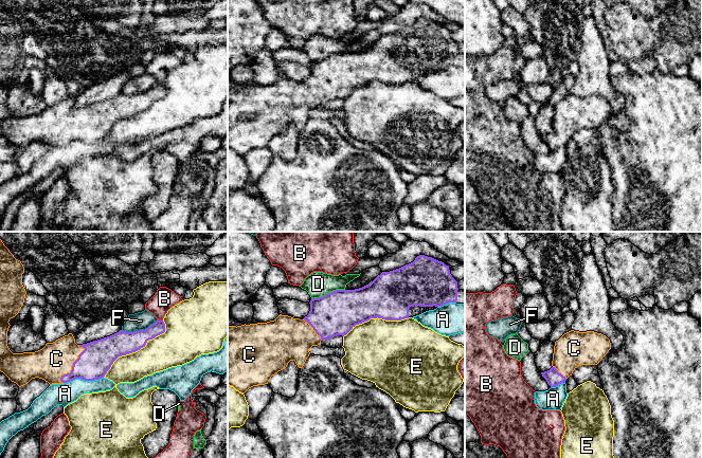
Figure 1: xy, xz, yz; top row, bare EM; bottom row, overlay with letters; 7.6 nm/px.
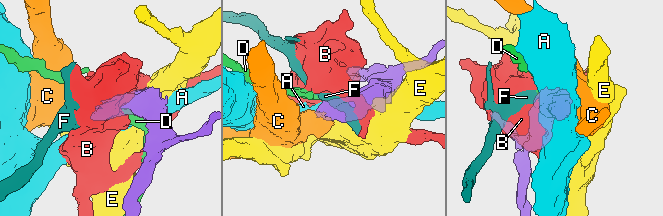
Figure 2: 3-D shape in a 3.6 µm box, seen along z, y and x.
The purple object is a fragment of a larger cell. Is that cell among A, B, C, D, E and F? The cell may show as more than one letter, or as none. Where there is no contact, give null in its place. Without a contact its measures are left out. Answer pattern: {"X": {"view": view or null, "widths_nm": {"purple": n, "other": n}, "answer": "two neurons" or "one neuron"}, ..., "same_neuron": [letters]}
{"A": {"view": "xy", "widths_nm": {"purple": 240, "other": 160}, "answer": "two neurons"}, "B": {"view": "xy", "widths_nm": {"purple": 150, "other": 170}, "answer": "two neurons"}, "C": {"view": "xy", "widths_nm": {"purple": 240, "other": 260}, "answer": "one neuron"}, "D": {"view": "xz", "widths_nm": {"purple": 320, "other": 190}, "answer": "two neurons"}, "E": {"view": "xy", "widths_nm": {"purple": 220, "other": 260}, "answer": "two neurons"}, "F": {"view": "xy", "widths_nm": {"purple": 190, "other": 140}, "answer": "two neurons"}, "same_neuron": ["C"]}

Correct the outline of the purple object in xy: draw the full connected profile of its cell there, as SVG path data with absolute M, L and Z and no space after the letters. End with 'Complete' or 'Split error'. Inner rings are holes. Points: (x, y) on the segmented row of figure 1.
M0 239L0 371L19 387L39 378L52 384L75 379L100 380L113 362L145 347L149 340L165 332L163 320L145 330L119 332L87 344L77 345L72 333L35 352L13 353L7 346L10 319L23 306L26 291L22 285L24 267Z. Split error

